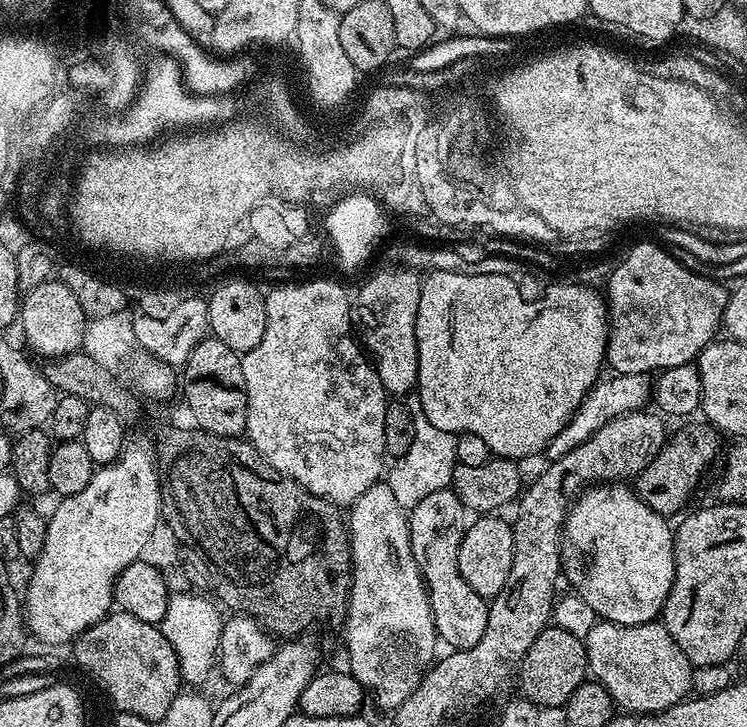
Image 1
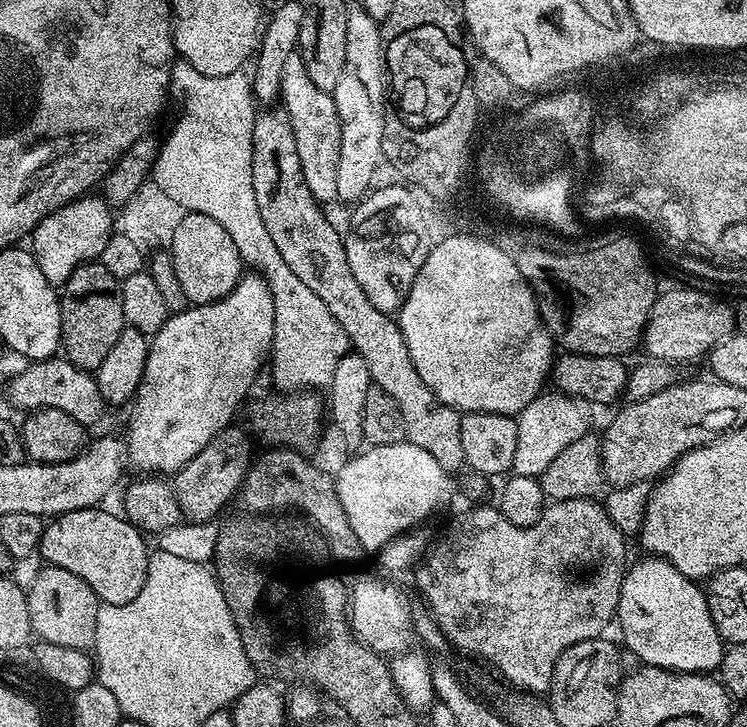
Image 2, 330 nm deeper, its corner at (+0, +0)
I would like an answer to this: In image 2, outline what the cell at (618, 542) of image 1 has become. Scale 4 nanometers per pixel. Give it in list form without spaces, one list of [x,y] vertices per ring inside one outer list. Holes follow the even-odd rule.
[[[651,554],[643,557],[624,574],[622,590],[618,598],[616,620],[624,631],[623,647],[640,659],[641,665],[649,668],[670,668],[674,672],[703,672],[712,674],[719,669],[725,650],[724,639],[714,626],[705,589],[695,580],[690,580],[673,566],[669,560],[662,560]]]

